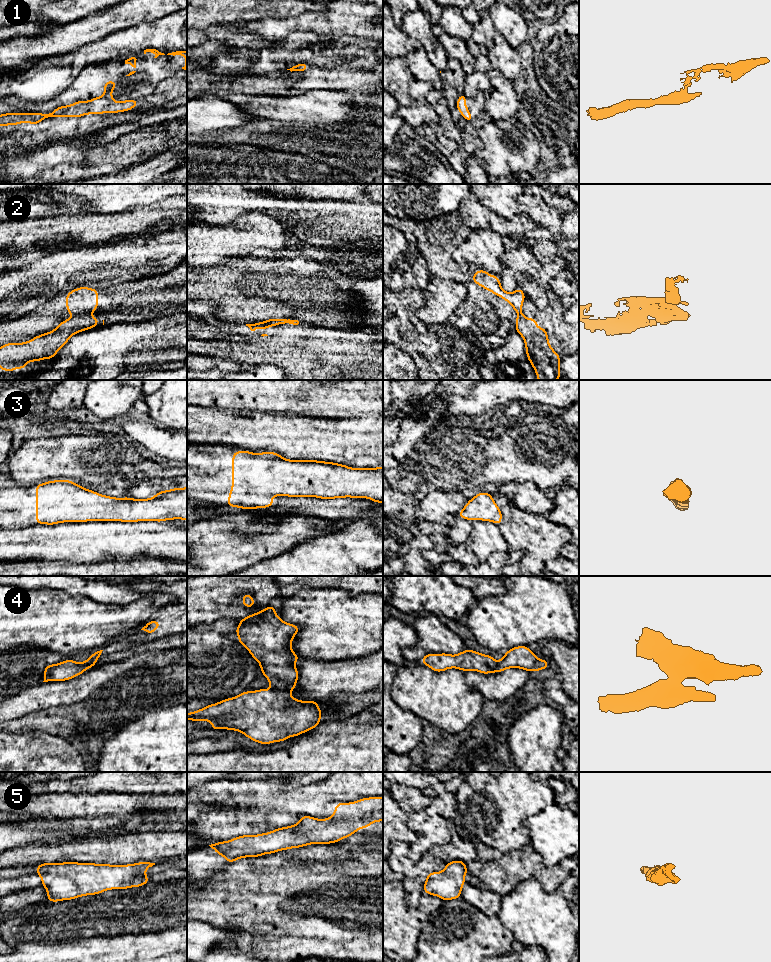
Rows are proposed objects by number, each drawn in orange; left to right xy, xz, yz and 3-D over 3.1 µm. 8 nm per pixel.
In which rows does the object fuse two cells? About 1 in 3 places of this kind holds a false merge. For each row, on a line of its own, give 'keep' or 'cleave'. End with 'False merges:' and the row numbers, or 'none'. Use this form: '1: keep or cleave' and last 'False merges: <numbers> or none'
1: cleave
2: cleave
3: keep
4: cleave
5: keep
False merges: 1, 2, 4

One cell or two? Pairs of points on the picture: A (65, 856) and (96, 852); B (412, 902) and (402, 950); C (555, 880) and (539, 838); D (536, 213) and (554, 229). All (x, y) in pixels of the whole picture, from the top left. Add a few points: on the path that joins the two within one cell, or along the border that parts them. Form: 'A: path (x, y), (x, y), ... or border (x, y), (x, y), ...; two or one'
A: path (73, 852), (88, 852); one
B: border (403, 886), (406, 903), (410, 907), (416, 908); two
C: border (535, 850), (540, 855), (542, 862), (550, 867); two
D: path (540, 215), (550, 225); one

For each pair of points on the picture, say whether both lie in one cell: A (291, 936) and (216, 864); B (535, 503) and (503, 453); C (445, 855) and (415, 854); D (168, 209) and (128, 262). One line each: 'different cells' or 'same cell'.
A: different cells
B: different cells
C: different cells
D: different cells

